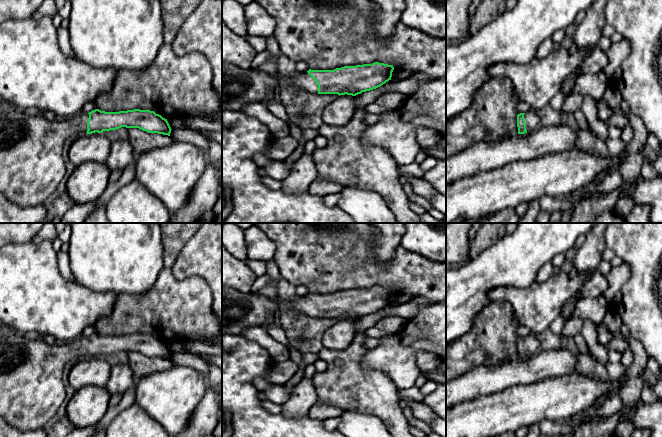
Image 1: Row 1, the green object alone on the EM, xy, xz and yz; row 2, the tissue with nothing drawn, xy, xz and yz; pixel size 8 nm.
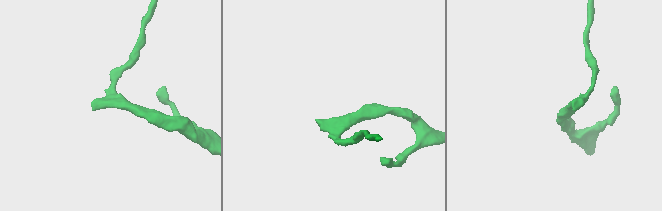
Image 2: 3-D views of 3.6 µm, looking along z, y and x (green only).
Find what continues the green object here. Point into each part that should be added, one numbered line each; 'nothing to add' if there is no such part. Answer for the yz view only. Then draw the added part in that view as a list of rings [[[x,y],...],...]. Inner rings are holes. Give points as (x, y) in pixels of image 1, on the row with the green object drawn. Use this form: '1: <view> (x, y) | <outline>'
1: yz (532, 120) | [[[529,110],[524,114],[527,132],[533,132],[540,126],[540,118],[534,110]]]

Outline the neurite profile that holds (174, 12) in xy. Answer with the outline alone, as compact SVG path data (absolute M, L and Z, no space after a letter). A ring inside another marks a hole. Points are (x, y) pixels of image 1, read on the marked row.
M160 0L163 20L163 42L171 44L180 27L202 0Z

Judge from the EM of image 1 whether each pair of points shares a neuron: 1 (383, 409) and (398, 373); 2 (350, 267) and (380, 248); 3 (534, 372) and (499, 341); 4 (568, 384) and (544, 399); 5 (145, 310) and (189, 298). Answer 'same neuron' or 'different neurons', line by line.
1: different neurons
2: different neurons
3: different neurons
4: same neuron
5: same neuron

